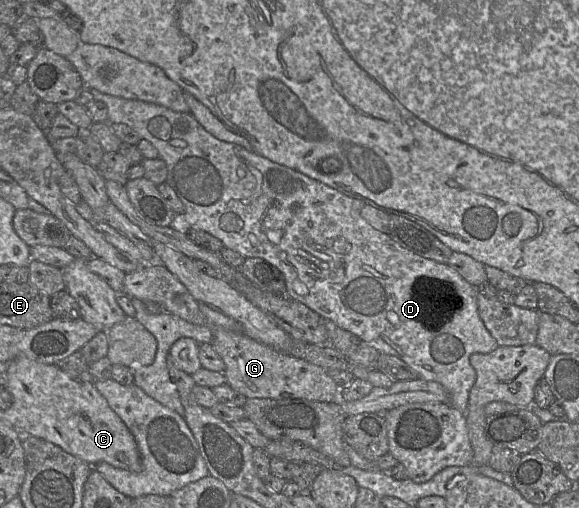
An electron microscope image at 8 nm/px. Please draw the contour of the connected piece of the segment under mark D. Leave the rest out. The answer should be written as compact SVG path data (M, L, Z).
M92 89L91 93L94 100L101 101L107 106L108 122L110 124L123 123L128 125L142 139L148 140L157 149L159 158L164 160L167 165L166 182L176 192L185 207L183 216L177 219L177 222L183 225L185 232L188 229L206 231L218 238L224 247L238 252L243 257L262 258L275 266L285 277L286 294L290 298L306 305L324 320L330 320L338 327L353 333L377 349L380 354L389 354L400 358L411 367L417 378L440 383L449 393L449 404L466 416L469 393L476 381L476 370L470 364L470 356L474 353L488 354L499 346L479 316L477 287L466 281L447 263L439 263L418 256L401 247L388 234L383 234L372 228L361 215L362 204L367 203L348 196L292 168L273 162L253 151L248 151L237 144L217 139L207 132L190 112L176 112L158 104L112 96L95 89Z

